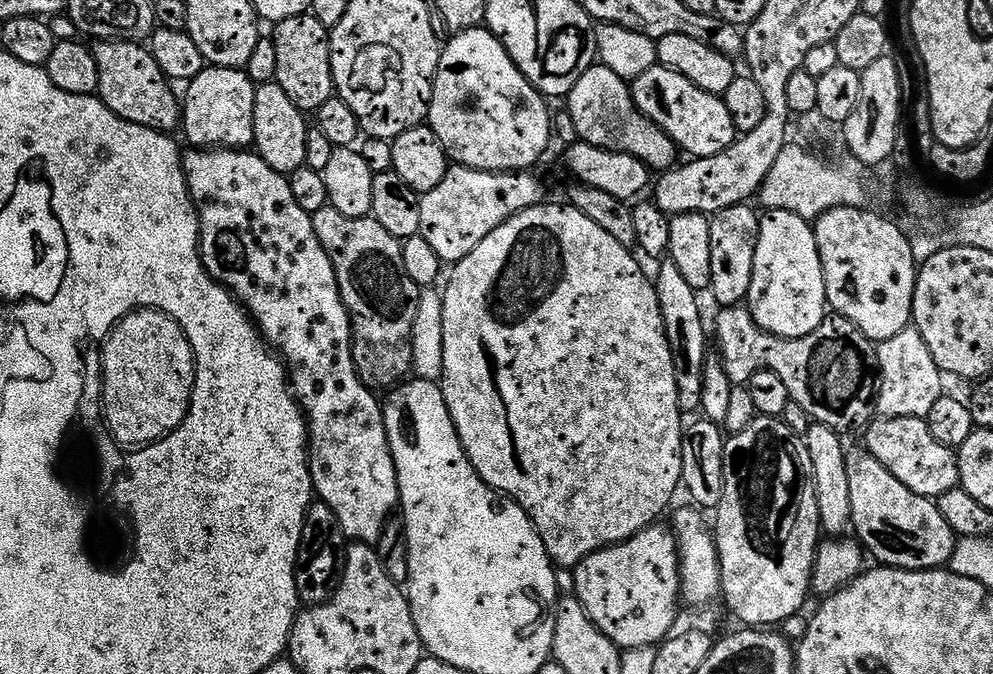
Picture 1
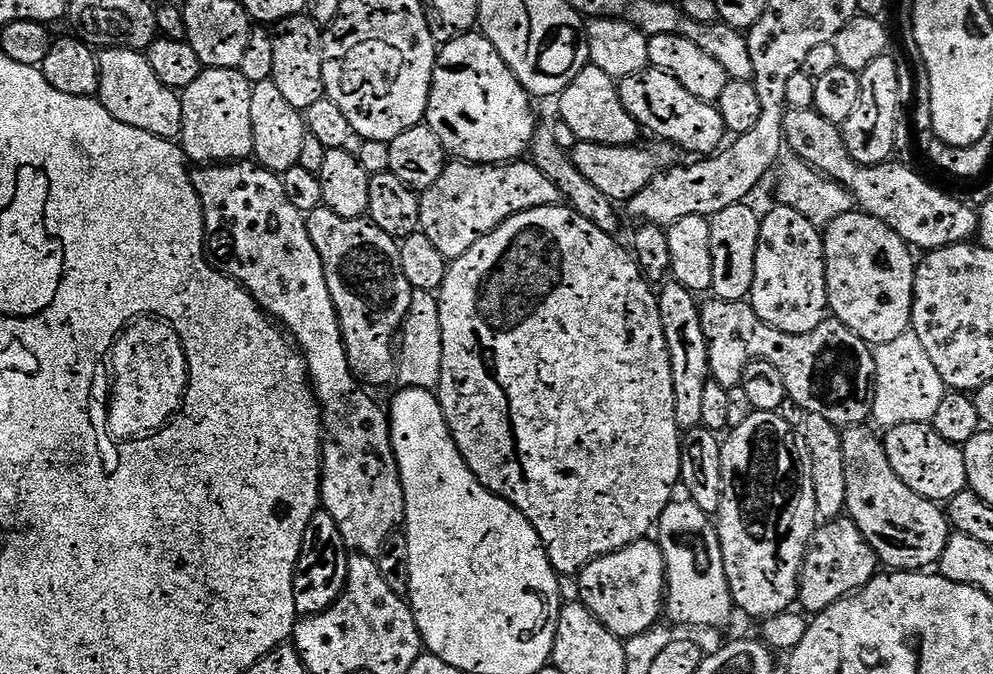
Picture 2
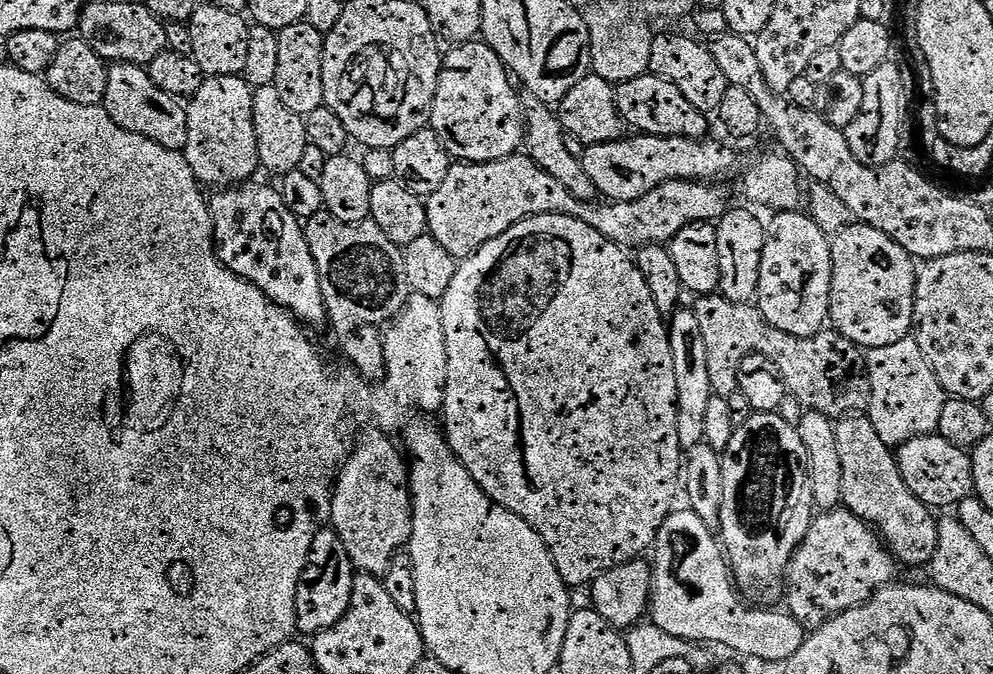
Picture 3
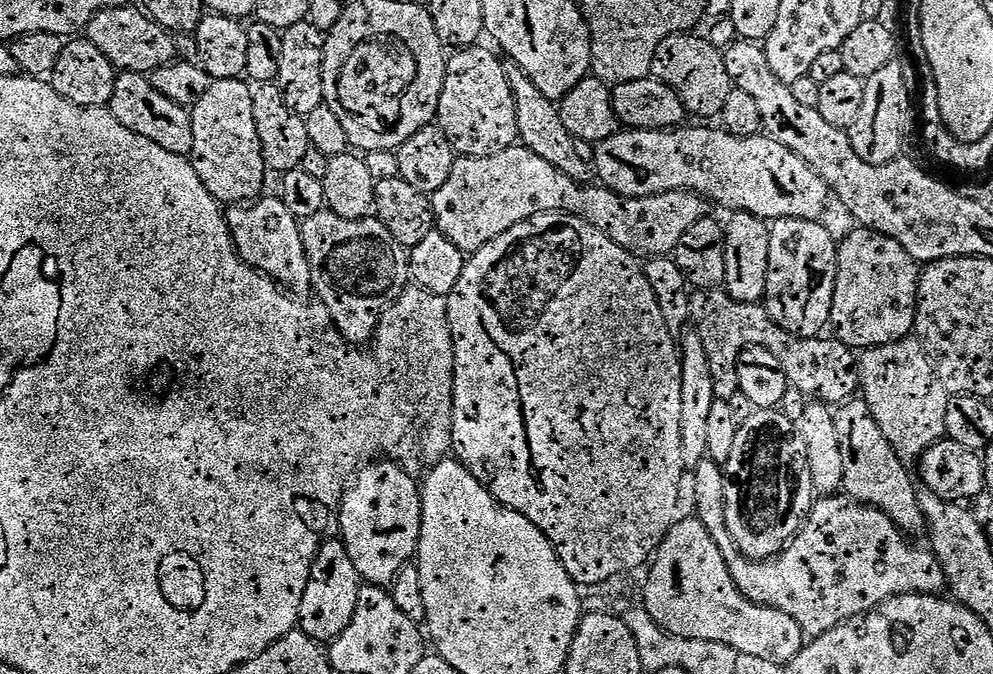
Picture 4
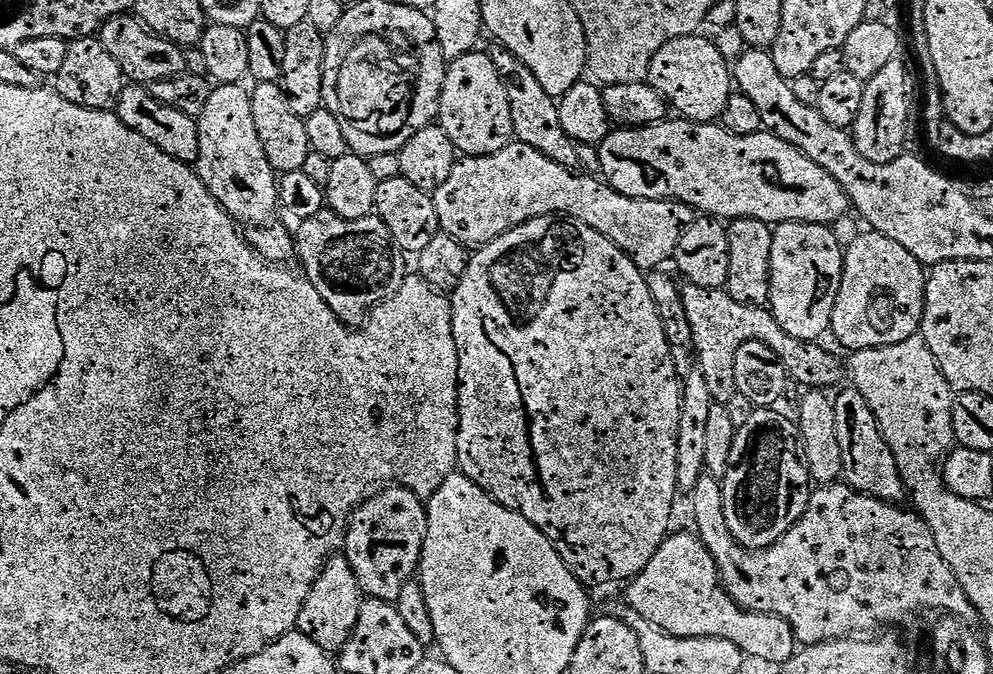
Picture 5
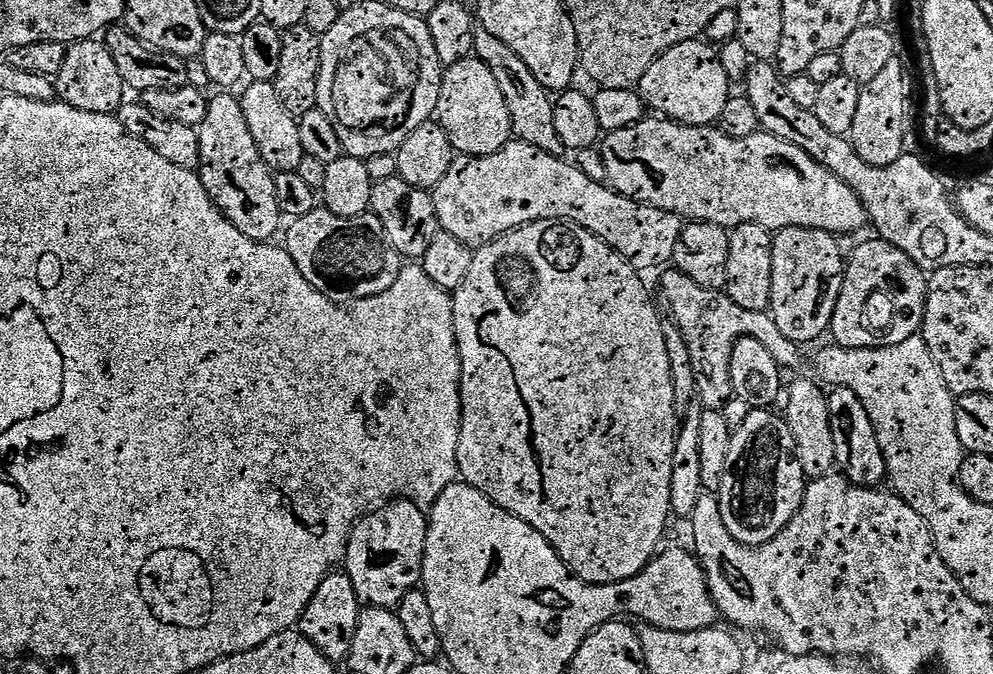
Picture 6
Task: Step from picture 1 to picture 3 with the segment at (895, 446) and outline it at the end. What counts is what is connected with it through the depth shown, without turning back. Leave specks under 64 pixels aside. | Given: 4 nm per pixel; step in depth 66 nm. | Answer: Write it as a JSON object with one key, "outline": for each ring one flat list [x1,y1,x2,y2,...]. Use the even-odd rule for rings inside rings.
{"outline":[[939,434,917,436,897,447,899,470,906,486,933,510,954,508,966,498,973,497,976,486,971,455]]}

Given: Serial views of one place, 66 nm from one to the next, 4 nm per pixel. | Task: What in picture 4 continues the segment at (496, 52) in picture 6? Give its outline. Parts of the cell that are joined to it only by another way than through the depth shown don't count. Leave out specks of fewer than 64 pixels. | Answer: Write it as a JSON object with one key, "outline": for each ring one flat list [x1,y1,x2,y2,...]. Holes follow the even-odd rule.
{"outline":[[504,64,504,73,510,82,511,93,515,100,515,120,517,137,521,145,534,151,538,157,545,159,556,170,562,171,567,177,574,178,580,183,589,183,592,178,592,168,584,160,578,148,578,142,573,138,565,123,562,122,559,105,552,101,531,82,528,75,516,64]]}

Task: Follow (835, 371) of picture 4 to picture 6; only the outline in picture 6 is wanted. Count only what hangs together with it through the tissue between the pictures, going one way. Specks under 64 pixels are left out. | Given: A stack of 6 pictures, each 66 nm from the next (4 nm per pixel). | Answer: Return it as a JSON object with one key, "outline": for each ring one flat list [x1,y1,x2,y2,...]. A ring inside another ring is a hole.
{"outline":[[671,270,660,280,660,288,668,299,668,308,680,326,681,335,687,342,693,357,698,361,699,371,708,379,708,385,703,385,702,396,708,402,733,399,732,379,730,378,730,358,734,354,734,346,742,338,758,338,770,354,780,364,781,369,788,370,800,360,801,349,774,322,774,318,767,311,746,310,745,307,731,300,727,291,714,288,703,288,694,278,690,278,679,270]]}

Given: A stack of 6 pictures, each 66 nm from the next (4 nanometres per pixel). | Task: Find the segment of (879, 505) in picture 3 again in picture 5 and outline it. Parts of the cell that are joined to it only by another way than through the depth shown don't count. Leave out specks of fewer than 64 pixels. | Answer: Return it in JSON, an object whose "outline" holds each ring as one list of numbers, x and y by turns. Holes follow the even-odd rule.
{"outline":[[848,386,848,389,842,391,839,396,837,393,833,404,838,446,842,451,843,481,856,492,865,493,888,503,899,503,906,494,904,483,901,480,893,451,890,450,889,444,881,434,869,403,854,386]]}

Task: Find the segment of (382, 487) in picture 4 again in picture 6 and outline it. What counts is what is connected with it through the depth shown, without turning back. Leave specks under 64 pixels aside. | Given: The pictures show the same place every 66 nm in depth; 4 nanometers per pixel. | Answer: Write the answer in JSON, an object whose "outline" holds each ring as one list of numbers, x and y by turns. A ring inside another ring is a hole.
{"outline":[[398,499,359,520,348,543,346,571,365,605,395,609,421,583,429,517,413,500]]}

